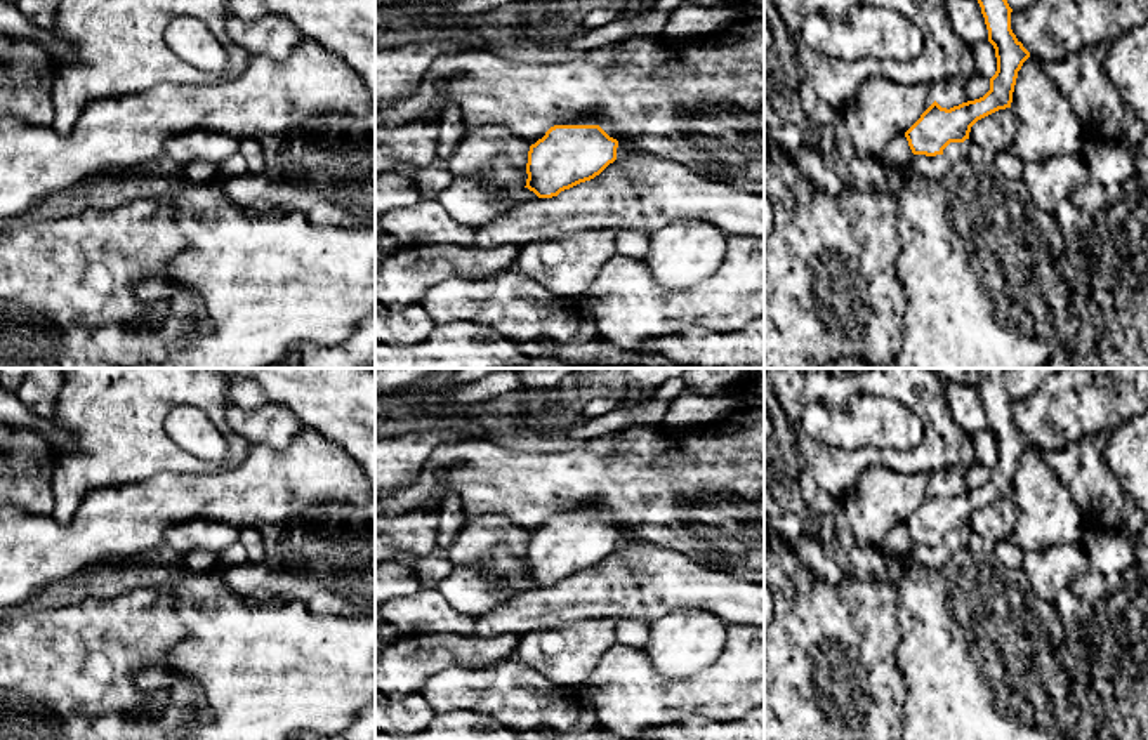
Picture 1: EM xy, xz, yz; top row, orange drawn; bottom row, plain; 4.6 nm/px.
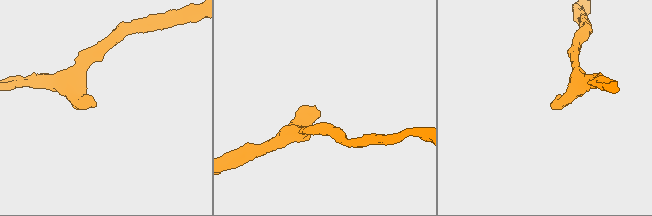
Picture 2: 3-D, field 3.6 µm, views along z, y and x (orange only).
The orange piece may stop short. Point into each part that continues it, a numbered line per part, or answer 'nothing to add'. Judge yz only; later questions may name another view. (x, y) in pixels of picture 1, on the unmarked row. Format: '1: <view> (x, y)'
1: yz (898, 541)

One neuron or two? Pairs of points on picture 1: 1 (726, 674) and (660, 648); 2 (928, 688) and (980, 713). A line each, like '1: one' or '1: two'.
1: two
2: one

